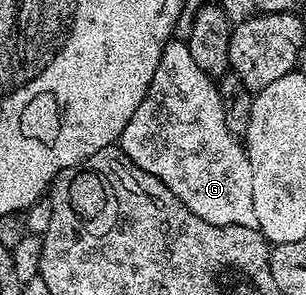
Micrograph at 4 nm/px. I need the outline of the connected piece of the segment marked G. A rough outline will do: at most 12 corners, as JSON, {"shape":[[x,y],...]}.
{"shape":[[186,41],[119,147],[199,218],[257,228],[253,161]]}

